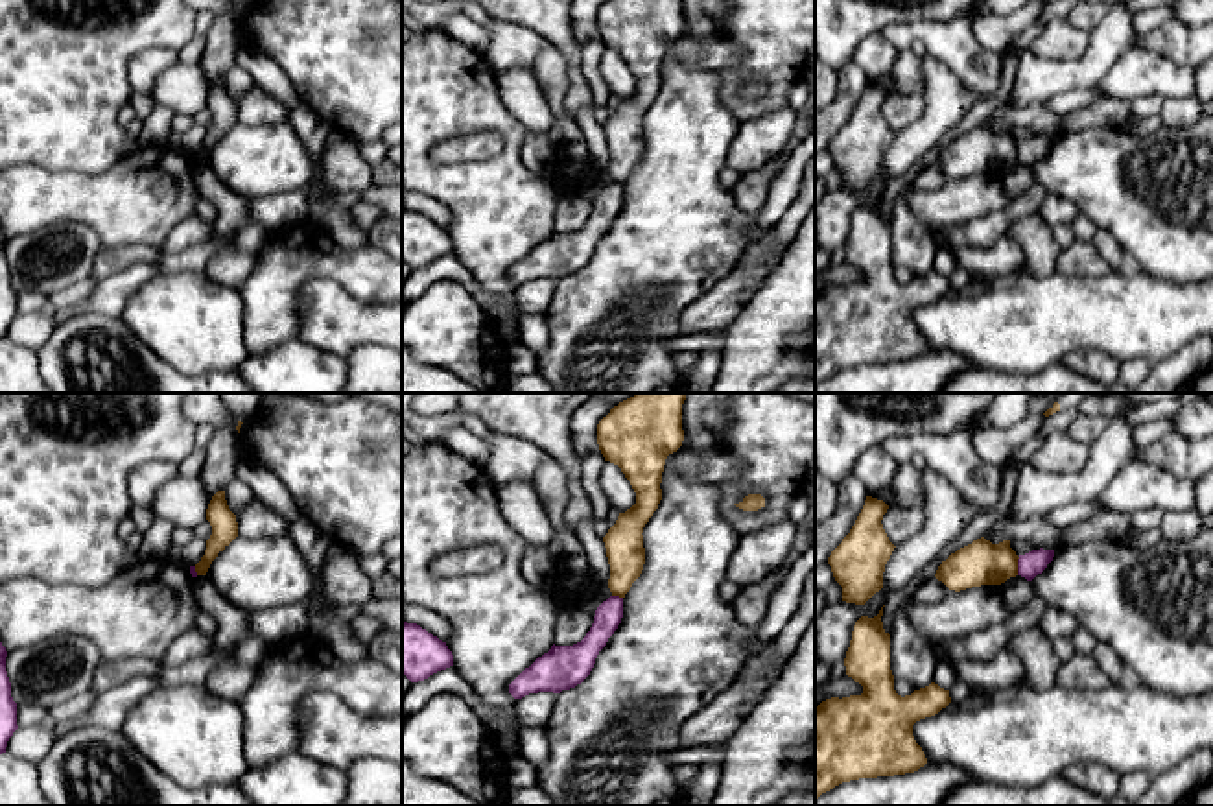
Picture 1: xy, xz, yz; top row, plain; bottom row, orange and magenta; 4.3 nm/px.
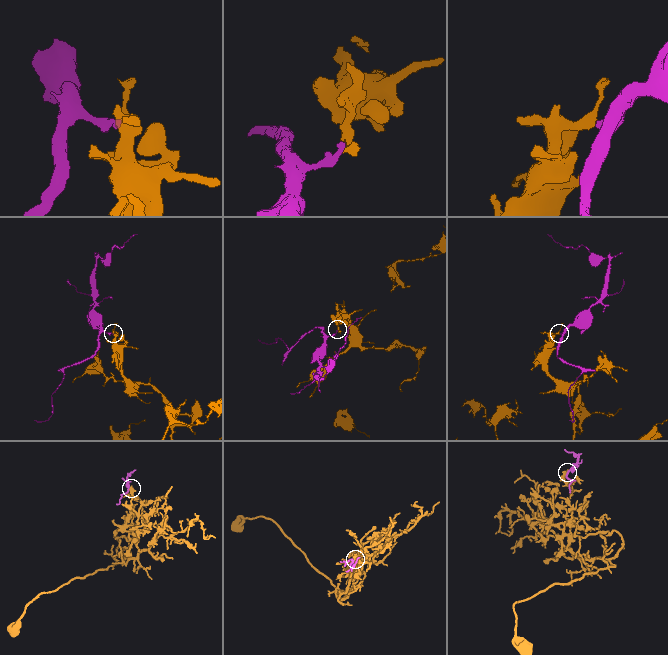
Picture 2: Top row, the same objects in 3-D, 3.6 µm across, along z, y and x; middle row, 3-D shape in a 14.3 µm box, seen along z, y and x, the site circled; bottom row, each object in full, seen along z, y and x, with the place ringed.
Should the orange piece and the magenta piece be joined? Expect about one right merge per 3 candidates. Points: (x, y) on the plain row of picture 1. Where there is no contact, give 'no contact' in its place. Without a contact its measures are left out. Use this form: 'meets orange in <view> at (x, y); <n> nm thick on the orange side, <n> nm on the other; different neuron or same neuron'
meets orange in yz at (1016, 154); 190 nm thick on the orange side, 110 nm on the other; different neuron

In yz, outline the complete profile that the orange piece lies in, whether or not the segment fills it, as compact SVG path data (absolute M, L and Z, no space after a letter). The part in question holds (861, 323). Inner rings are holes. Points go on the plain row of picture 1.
M883 194L877 203L861 203L855 208L844 245L846 262L863 273L863 280L842 286L831 284L815 295L815 387L842 369L905 362L924 354L927 345L913 323L913 312L920 306L938 301L951 290L949 277L944 277L935 269L914 277L905 284L896 280L894 262L890 256L890 221L883 216L881 203Z

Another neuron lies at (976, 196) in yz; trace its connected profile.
M981 172L960 179L949 177L938 188L907 188L905 203L929 229L955 227L986 218L1012 203L1001 172Z

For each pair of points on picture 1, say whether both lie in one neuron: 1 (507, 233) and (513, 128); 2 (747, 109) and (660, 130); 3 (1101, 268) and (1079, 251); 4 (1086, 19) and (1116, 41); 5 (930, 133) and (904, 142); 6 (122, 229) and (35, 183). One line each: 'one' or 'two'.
1: one
2: two
3: one
4: two
5: one
6: one

